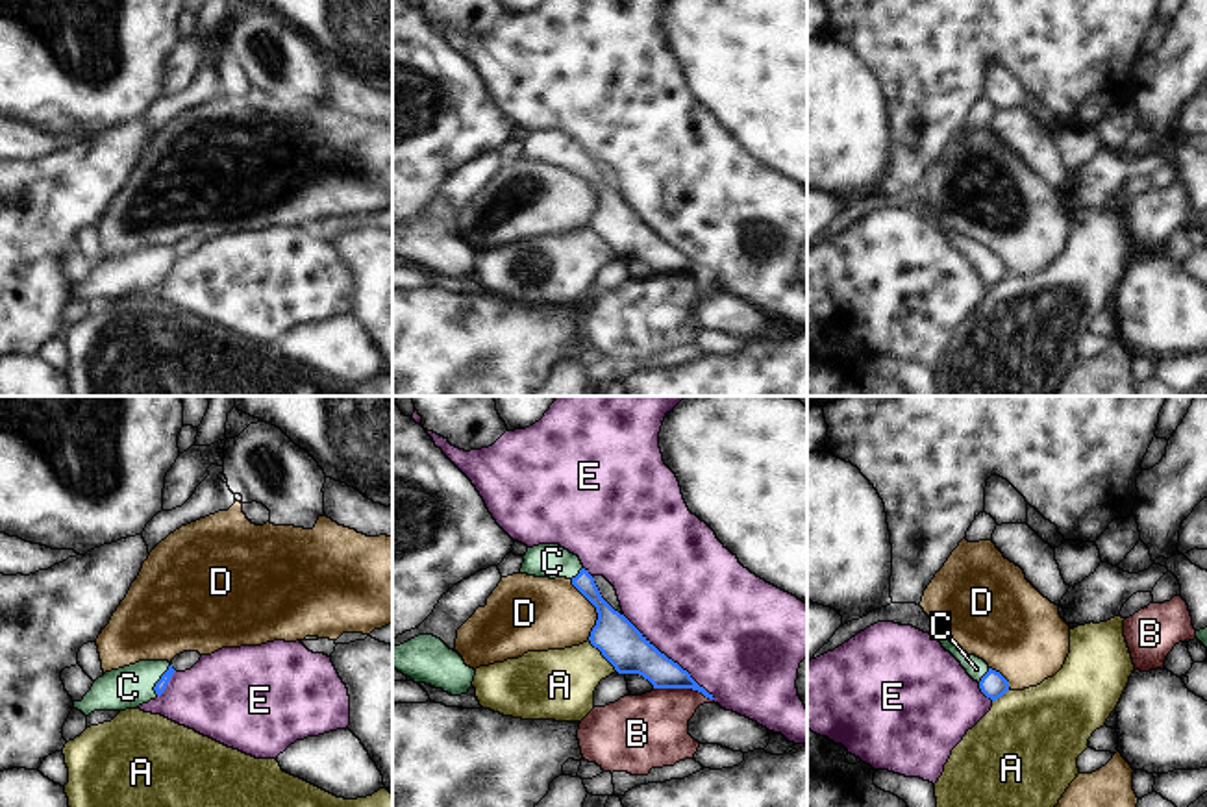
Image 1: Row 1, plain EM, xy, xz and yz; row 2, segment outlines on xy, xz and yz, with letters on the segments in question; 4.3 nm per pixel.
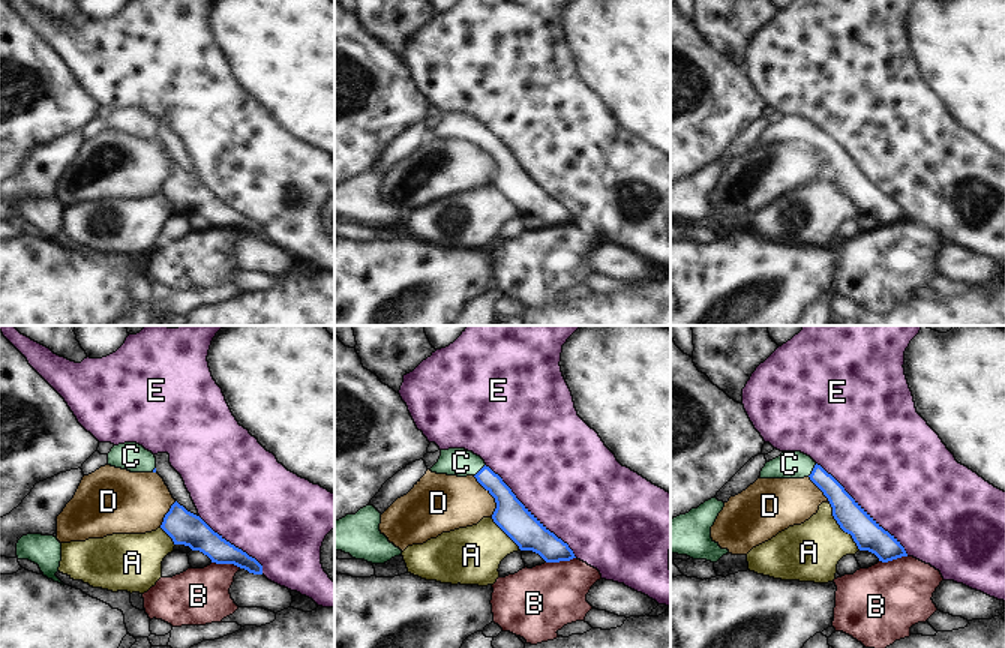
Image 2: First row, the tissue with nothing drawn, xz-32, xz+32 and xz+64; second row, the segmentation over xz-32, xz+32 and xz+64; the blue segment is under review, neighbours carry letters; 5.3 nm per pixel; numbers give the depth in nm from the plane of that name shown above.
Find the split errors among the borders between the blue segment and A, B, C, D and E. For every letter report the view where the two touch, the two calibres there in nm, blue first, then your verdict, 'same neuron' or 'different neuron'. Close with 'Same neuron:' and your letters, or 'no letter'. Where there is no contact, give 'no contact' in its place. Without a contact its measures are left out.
A: xz | 190/300 nm | different neuron
B: xz | 160/320 nm | different neuron
C: xy | 50/180 nm | same neuron
D: xz | 190/320 nm | different neuron
E: xz | 190/500 nm | different neuron
Same neuron: C

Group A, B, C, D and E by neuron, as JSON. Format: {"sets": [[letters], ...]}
{"sets": [["A"], ["B"], ["C"], ["D"], ["E"]]}

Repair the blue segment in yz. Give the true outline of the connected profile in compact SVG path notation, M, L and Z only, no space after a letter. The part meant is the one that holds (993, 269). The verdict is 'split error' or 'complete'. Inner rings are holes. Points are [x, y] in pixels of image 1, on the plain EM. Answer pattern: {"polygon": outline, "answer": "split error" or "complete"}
{"polygon": "M940 217L939 228L946 237L950 237L966 259L979 268L981 278L996 287L1009 276L1009 267L996 255L992 255L983 244L968 241L950 228L950 224Z", "answer": "split error"}

